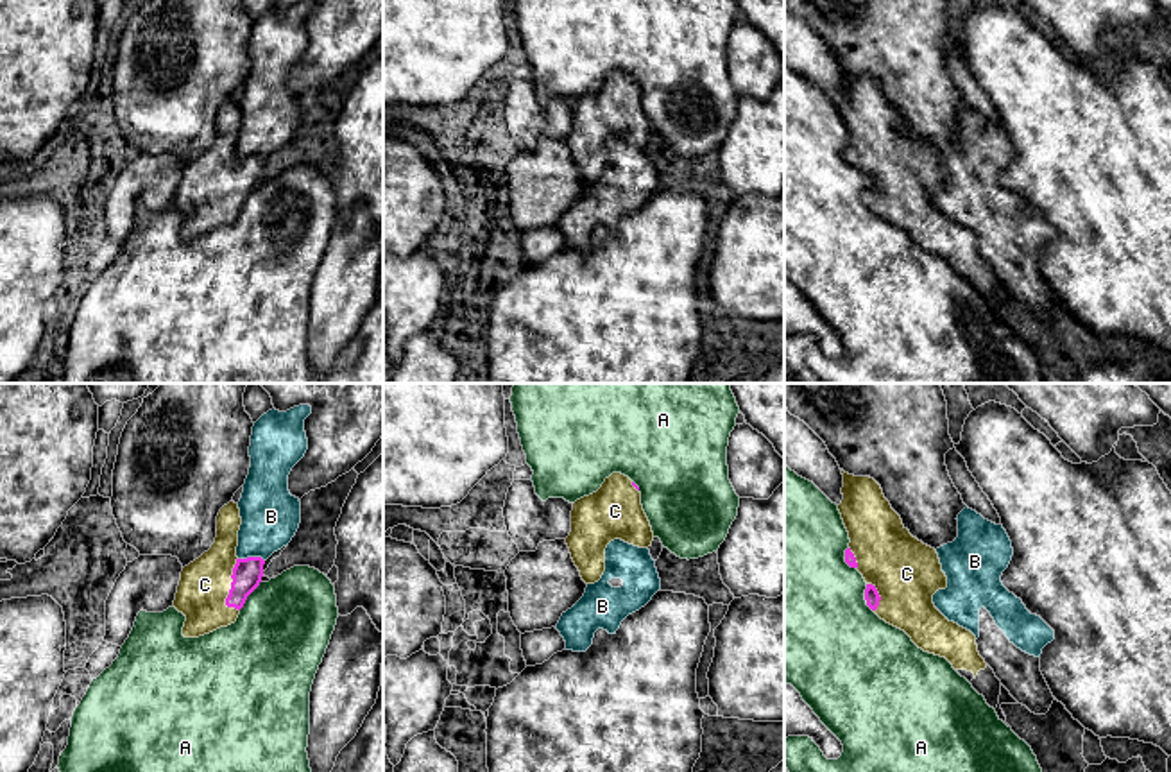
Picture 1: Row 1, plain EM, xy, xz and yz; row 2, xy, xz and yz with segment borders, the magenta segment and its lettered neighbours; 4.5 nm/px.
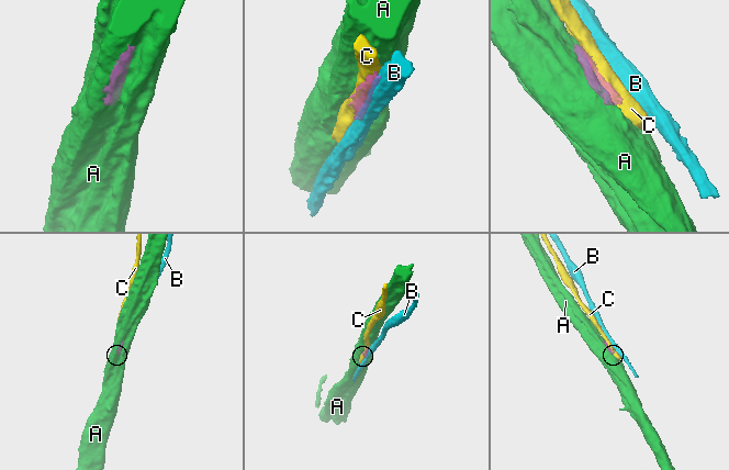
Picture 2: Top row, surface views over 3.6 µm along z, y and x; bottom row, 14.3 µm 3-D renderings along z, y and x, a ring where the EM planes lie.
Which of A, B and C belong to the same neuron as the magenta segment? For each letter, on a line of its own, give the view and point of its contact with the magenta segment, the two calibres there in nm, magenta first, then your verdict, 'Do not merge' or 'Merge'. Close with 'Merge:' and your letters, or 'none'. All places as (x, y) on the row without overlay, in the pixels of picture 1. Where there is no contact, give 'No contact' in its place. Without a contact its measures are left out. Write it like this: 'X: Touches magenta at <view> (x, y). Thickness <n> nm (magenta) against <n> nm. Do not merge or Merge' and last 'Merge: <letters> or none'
A: Touches magenta at xy (249, 192). Thickness 130 nm (magenta) against 420 nm. Do not merge
B: Touches magenta at xy (251, 156). Thickness 130 nm (magenta) against 260 nm. Do not merge
C: Touches magenta at xy (231, 187). Thickness 130 nm (magenta) against 220 nm. Merge
Merge: C

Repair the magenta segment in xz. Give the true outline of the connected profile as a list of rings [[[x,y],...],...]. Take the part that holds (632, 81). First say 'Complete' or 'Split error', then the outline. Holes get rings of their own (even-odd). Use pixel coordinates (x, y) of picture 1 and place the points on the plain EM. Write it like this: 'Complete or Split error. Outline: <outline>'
Split error. Outline: [[[612,72],[596,91],[573,102],[566,143],[586,183],[602,177],[605,147],[614,138],[639,147],[648,147],[654,140],[639,86],[621,72]]]

